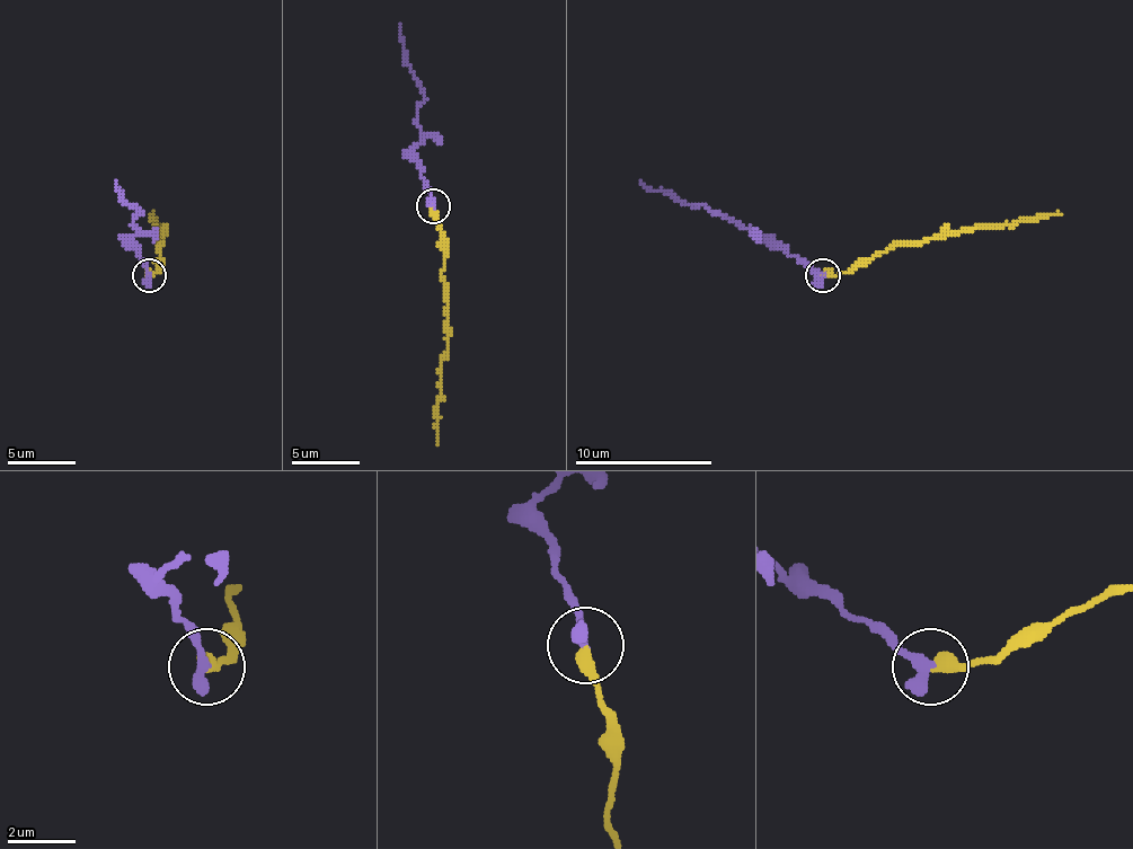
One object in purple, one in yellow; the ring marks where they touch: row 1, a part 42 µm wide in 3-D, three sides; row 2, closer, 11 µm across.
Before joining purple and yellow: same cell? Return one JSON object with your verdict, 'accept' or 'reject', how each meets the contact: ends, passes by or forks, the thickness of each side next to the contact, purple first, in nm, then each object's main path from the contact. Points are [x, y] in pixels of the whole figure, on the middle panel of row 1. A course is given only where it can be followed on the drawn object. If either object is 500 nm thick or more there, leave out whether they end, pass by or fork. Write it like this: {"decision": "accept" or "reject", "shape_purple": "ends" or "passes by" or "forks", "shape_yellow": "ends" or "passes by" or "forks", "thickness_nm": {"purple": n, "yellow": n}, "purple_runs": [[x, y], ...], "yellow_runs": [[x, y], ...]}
{"decision": "accept", "shape_purple": "ends", "shape_yellow": "ends", "thickness_nm": {"purple": 440, "yellow": 400}, "purple_runs": [[434, 205], [414, 150], [421, 136], [417, 106], [424, 99], [404, 54], [399, 24]], "yellow_runs": [[434, 205], [444, 249], [441, 273], [448, 315], [448, 355], [441, 362], [437, 444]]}

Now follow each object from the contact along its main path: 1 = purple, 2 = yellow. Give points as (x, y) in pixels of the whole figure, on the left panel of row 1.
1: (150, 276), (130, 241), (136, 231), (133, 218), (140, 211), (120, 194), (115, 180)
2: (150, 276), (160, 266), (157, 248), (164, 238), (153, 214)

